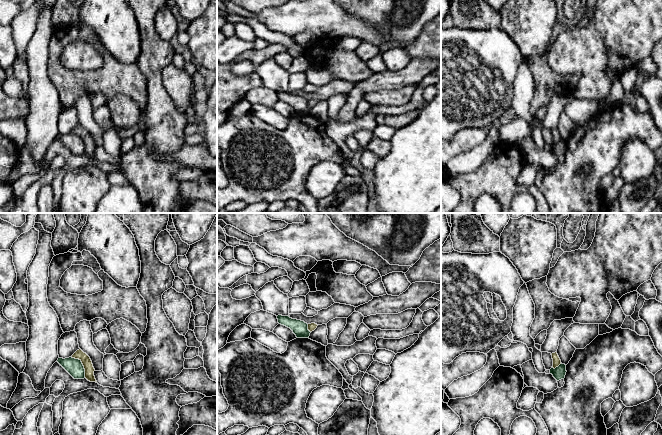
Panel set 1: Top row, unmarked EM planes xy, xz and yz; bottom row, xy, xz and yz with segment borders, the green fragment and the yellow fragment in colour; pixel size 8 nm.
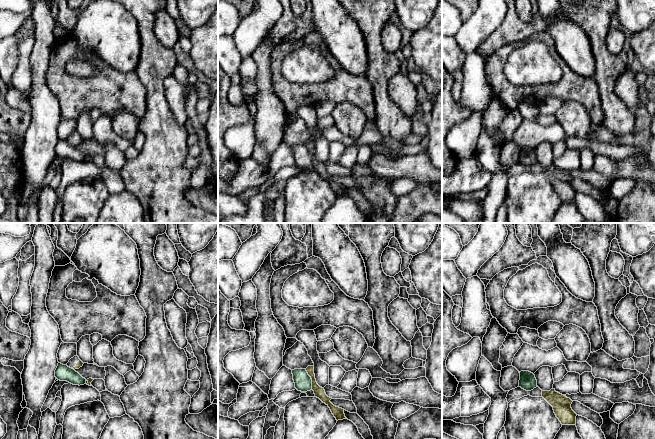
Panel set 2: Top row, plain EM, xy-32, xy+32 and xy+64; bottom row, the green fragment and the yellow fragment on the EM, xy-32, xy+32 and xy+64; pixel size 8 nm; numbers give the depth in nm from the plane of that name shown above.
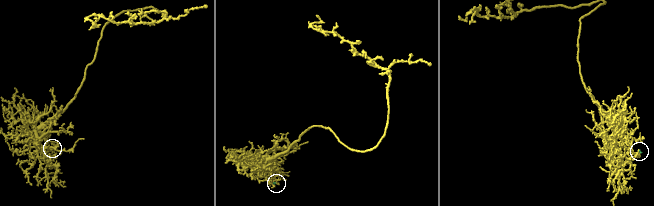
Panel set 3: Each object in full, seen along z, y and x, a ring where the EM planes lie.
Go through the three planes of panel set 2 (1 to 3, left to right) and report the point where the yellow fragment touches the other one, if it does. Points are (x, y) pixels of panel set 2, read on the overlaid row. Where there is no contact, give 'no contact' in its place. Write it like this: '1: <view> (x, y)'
1: xy-32 (73, 369)
2: xy+32 (311, 379)
3: no contact

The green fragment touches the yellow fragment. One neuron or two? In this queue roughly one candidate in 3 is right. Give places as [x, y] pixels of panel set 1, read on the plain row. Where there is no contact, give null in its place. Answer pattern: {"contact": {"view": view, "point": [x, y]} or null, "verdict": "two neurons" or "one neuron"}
{"contact": {"view": "xy", "point": [82, 141]}, "verdict": "two neurons"}

